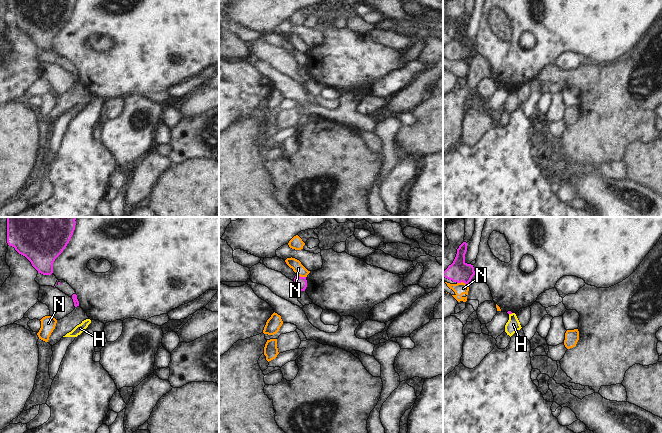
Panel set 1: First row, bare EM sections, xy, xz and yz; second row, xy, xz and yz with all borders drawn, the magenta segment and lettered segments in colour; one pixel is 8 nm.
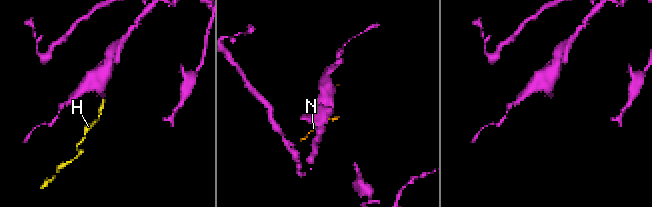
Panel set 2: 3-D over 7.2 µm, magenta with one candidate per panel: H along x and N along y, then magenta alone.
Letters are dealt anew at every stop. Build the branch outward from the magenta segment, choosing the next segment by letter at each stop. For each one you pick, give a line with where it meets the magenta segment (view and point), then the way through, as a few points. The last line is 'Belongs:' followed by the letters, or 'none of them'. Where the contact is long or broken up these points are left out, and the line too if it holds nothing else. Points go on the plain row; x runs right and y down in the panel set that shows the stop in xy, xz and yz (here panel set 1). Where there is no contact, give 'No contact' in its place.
Belongs: none of them

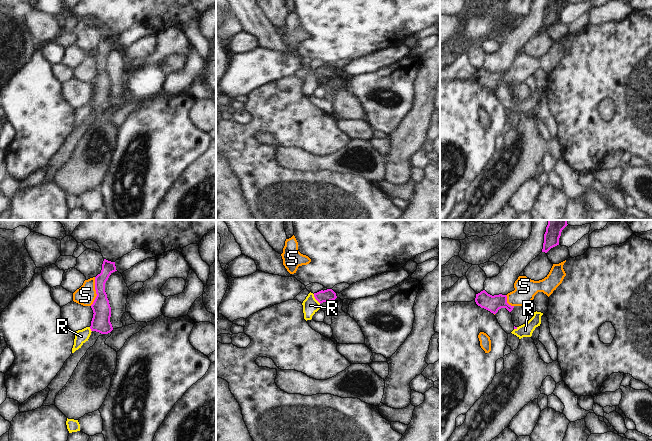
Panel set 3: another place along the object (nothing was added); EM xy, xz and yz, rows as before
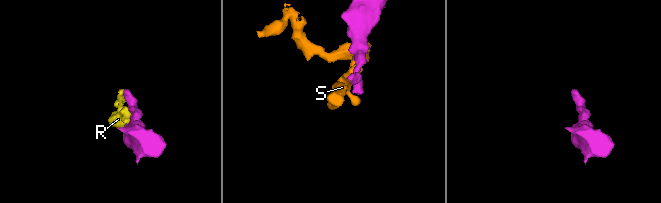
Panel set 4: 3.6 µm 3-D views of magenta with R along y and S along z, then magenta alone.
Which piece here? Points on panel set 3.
Belongs: none of them

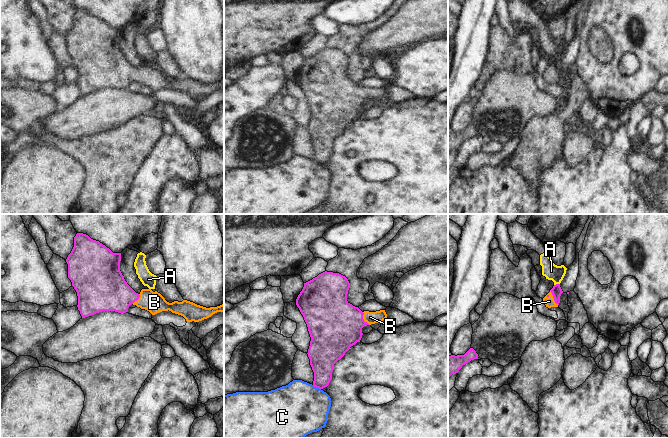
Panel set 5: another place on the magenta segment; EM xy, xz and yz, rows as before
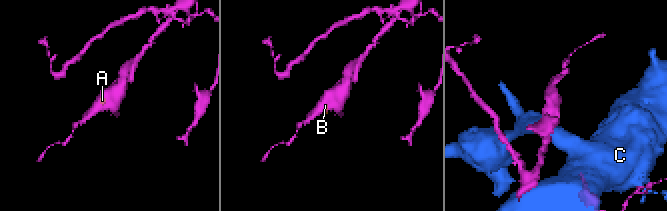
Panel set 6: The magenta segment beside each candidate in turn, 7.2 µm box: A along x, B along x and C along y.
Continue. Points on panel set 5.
B: Touches magenta at yz (553, 73). Path across: yz (556, 67), (553, 73), (549, 77)
Belongs: B

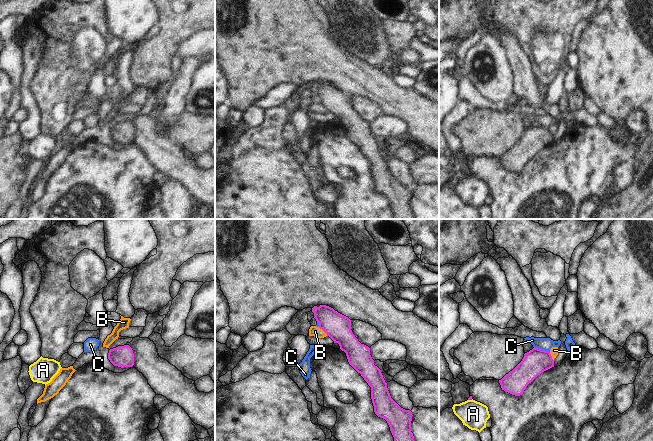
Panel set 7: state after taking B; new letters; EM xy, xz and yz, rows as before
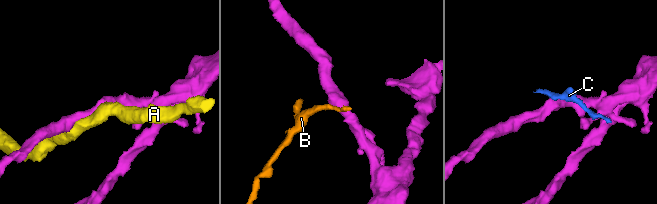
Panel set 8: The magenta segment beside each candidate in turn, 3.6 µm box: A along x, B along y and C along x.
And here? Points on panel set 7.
Belongs: none of them

